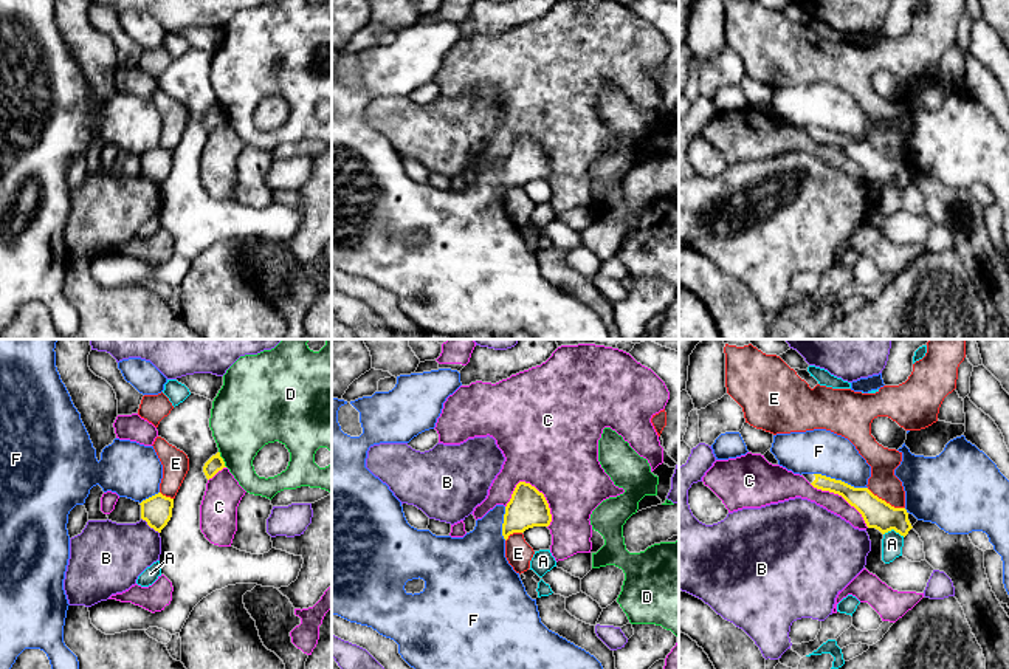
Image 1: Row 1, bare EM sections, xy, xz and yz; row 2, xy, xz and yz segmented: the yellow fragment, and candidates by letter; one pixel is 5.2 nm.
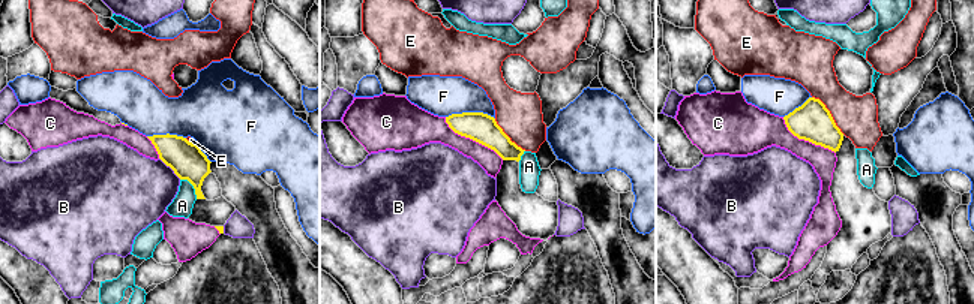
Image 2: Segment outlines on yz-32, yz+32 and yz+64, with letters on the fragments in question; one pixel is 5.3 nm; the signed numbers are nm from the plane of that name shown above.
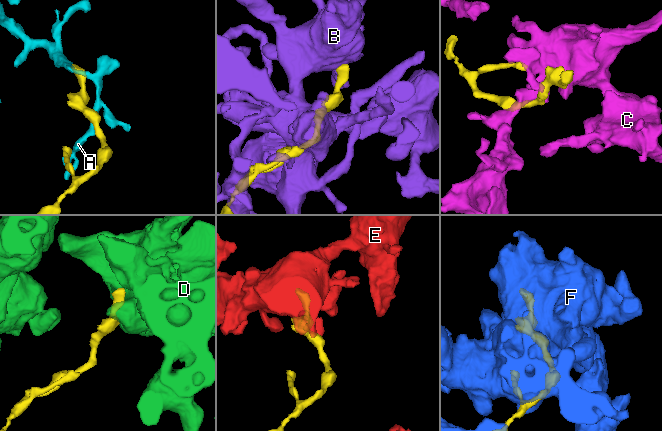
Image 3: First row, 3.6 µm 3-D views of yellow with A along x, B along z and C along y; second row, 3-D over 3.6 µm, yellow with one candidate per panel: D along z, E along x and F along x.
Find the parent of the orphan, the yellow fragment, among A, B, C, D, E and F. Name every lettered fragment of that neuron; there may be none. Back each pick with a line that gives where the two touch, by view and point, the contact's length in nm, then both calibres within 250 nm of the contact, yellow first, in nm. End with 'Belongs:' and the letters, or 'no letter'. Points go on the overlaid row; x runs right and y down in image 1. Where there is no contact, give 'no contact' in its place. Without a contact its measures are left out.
Belongs: no letter

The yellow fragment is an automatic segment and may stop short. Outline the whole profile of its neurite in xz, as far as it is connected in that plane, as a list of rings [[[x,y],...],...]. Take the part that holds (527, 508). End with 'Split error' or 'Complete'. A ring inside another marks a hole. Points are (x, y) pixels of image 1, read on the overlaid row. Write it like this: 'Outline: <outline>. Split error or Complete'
Outline: [[[519,482],[505,506],[502,536],[524,533],[533,527],[549,527],[552,514],[542,492],[525,482]]]. Complete

